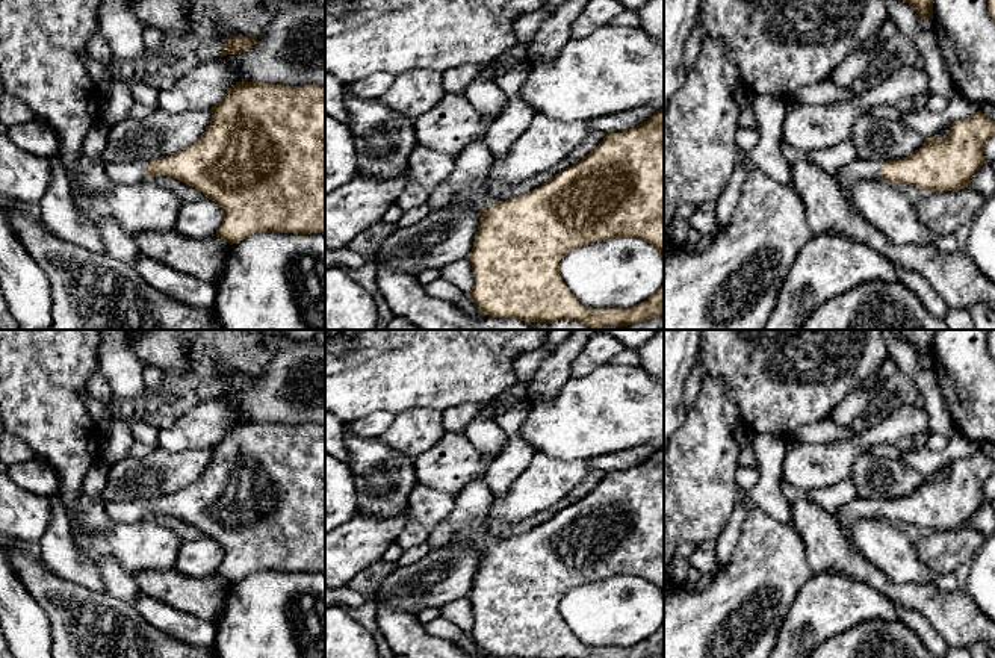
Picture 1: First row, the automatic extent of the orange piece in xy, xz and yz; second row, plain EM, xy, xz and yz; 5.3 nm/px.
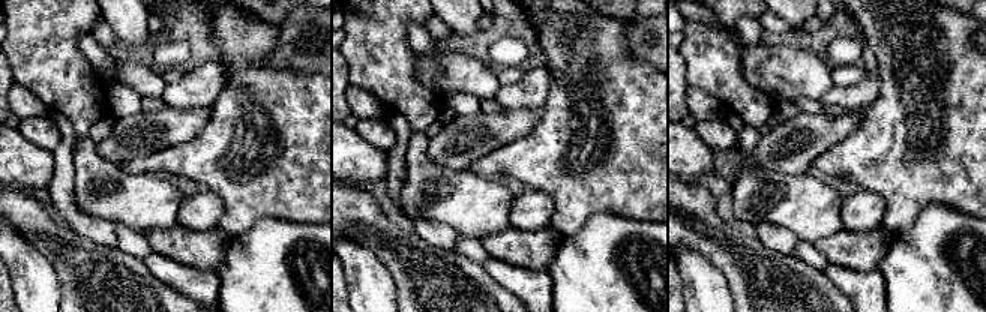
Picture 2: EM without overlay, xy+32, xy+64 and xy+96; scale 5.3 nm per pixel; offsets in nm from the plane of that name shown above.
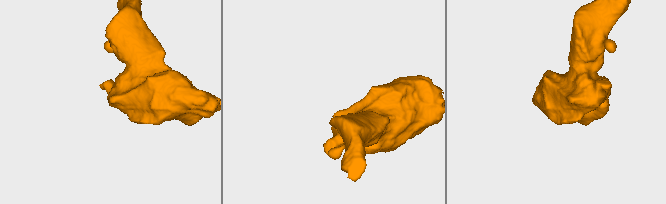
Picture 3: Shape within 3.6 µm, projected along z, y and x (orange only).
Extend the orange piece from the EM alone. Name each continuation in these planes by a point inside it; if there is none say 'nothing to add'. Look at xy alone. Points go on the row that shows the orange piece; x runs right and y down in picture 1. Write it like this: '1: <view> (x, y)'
1: xy (118, 173)

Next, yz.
1: yz (859, 170)

